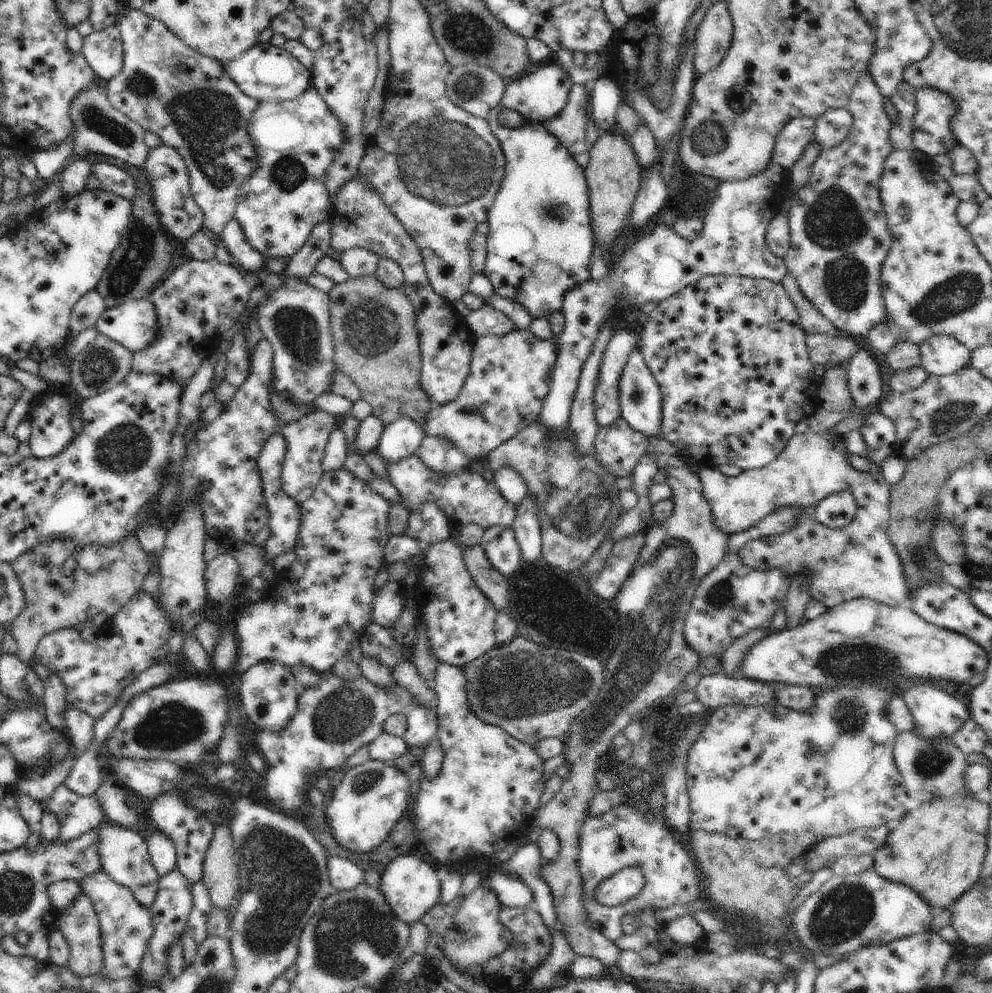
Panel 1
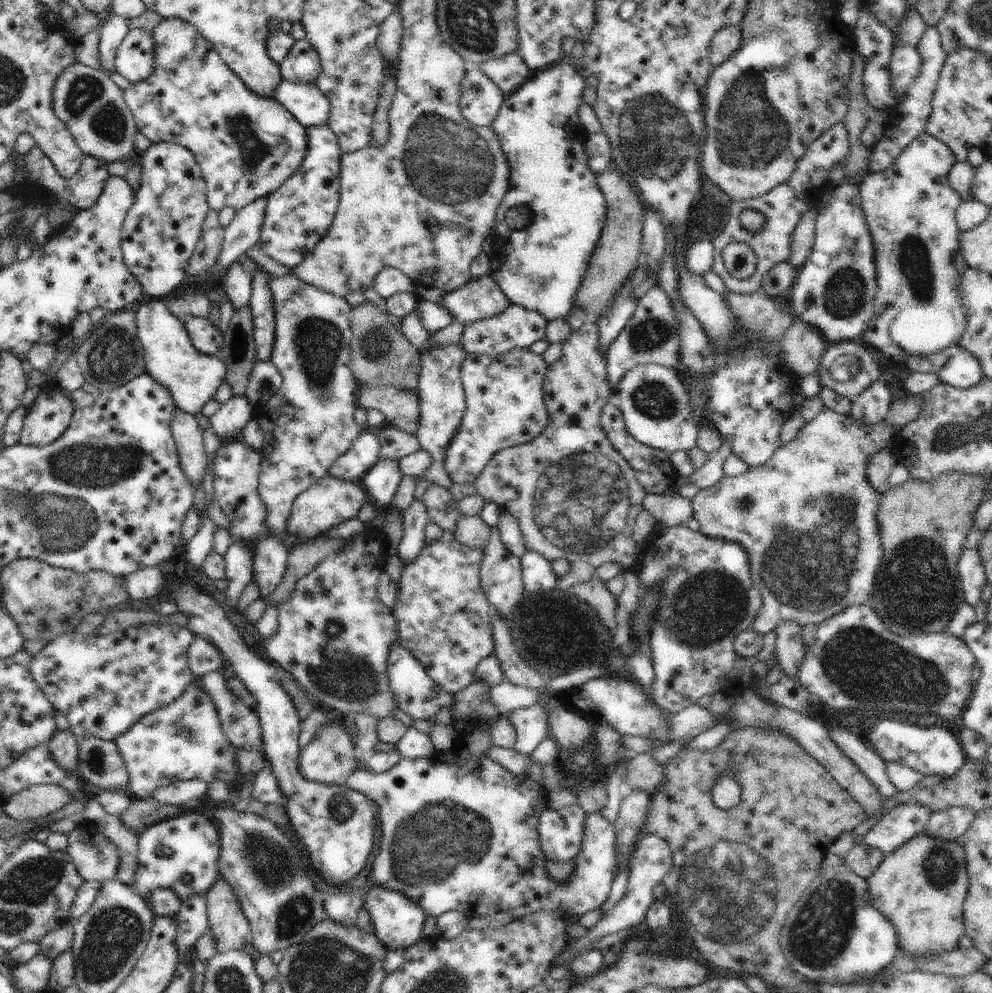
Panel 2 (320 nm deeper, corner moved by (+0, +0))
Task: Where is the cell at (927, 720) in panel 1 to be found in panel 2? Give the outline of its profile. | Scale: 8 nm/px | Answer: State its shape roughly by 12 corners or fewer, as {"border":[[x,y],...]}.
{"border":[[882,720],[865,742],[887,763],[954,776],[968,761],[952,731]]}

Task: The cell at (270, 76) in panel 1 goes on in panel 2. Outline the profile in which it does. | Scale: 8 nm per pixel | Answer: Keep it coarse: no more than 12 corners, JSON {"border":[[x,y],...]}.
{"border":[[280,81],[273,98],[305,127],[331,104],[314,84]]}

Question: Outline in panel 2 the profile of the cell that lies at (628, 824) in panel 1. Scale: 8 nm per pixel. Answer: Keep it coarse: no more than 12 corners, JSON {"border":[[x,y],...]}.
{"border":[[575,802],[544,809],[537,831],[546,861],[580,852],[586,815]]}

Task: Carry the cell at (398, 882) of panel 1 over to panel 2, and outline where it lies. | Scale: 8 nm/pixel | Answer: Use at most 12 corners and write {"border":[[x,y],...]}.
{"border":[[384,887],[366,894],[376,938],[405,951],[420,940],[427,916]]}

